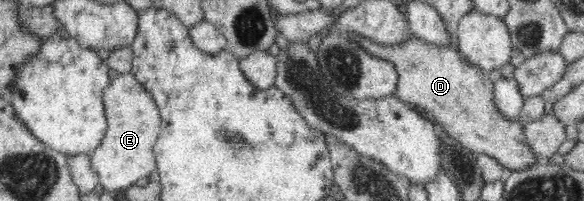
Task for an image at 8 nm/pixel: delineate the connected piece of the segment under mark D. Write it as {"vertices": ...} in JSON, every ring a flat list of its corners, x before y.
{"vertices":[[349,32,349,37,374,58,391,62,399,76,395,95,398,100,419,112,425,112,429,121,439,124,450,137,461,143,461,147,475,155,486,154,494,158,508,172,525,170,527,166,542,160,529,149,524,127,519,120,508,120,496,106,494,84,488,73,468,64,454,46,437,46,417,37,403,40,401,44,389,45,375,43,355,32]]}

